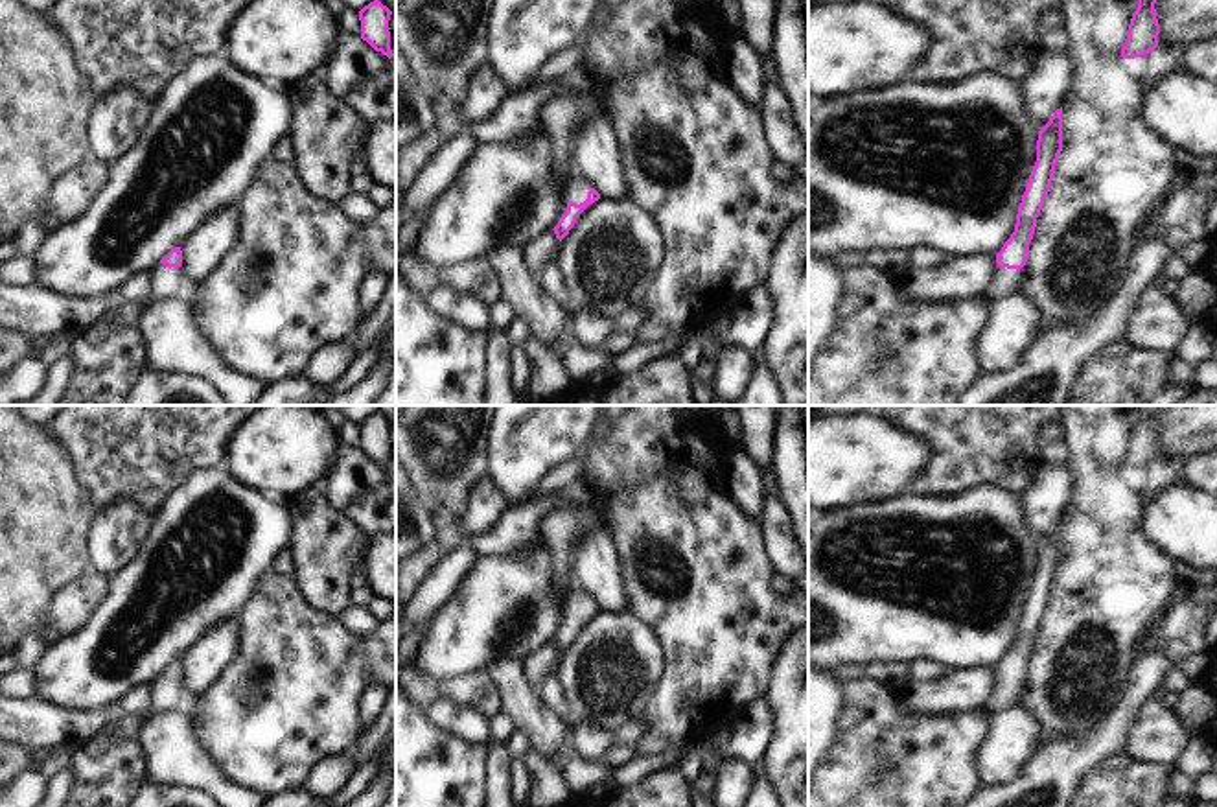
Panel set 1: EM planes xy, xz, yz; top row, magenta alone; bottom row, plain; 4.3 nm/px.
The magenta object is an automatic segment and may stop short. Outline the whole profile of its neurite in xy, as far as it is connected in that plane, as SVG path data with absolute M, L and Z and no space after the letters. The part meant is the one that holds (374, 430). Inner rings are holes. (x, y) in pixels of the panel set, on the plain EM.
M377 411L359 424L361 451L388 472L394 468L390 462L388 444L390 427L392 424L383 418Z

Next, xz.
M571 590L565 601L567 623L560 630L558 637L552 641L556 650L562 654L569 643L574 639L576 630L595 614L600 612L600 606L589 599L587 593L580 590Z

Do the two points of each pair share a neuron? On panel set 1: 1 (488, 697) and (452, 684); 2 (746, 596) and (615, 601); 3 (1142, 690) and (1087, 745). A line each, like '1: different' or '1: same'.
1: same
2: different
3: same

